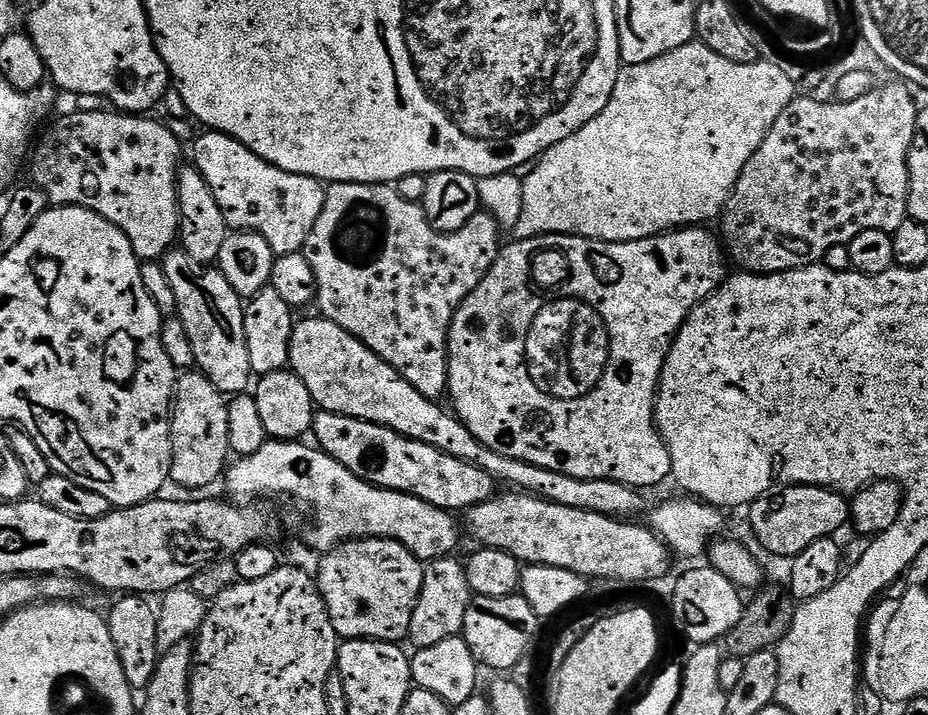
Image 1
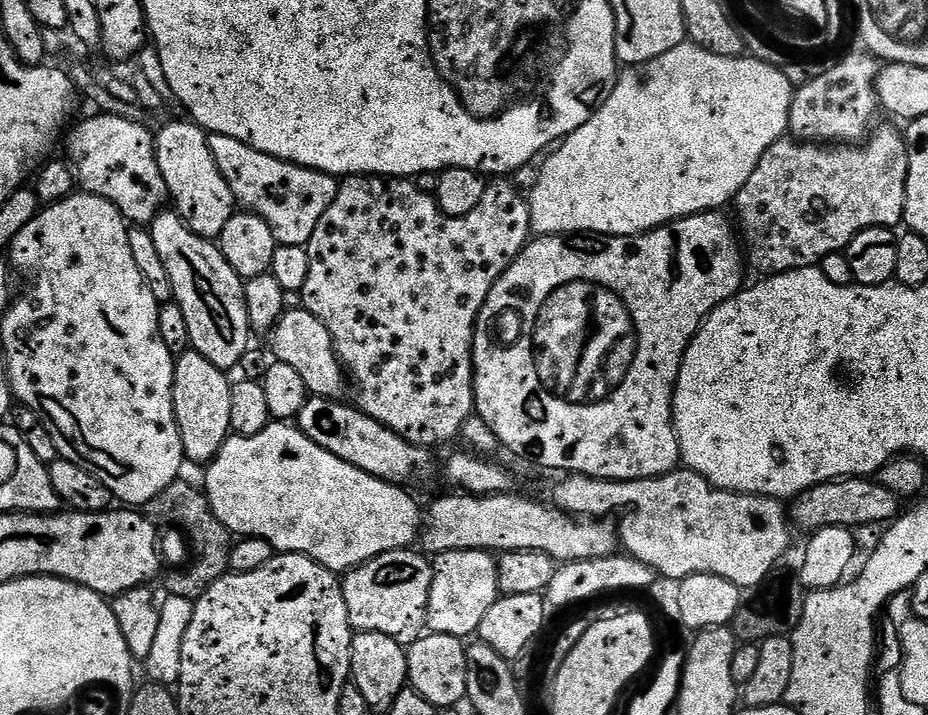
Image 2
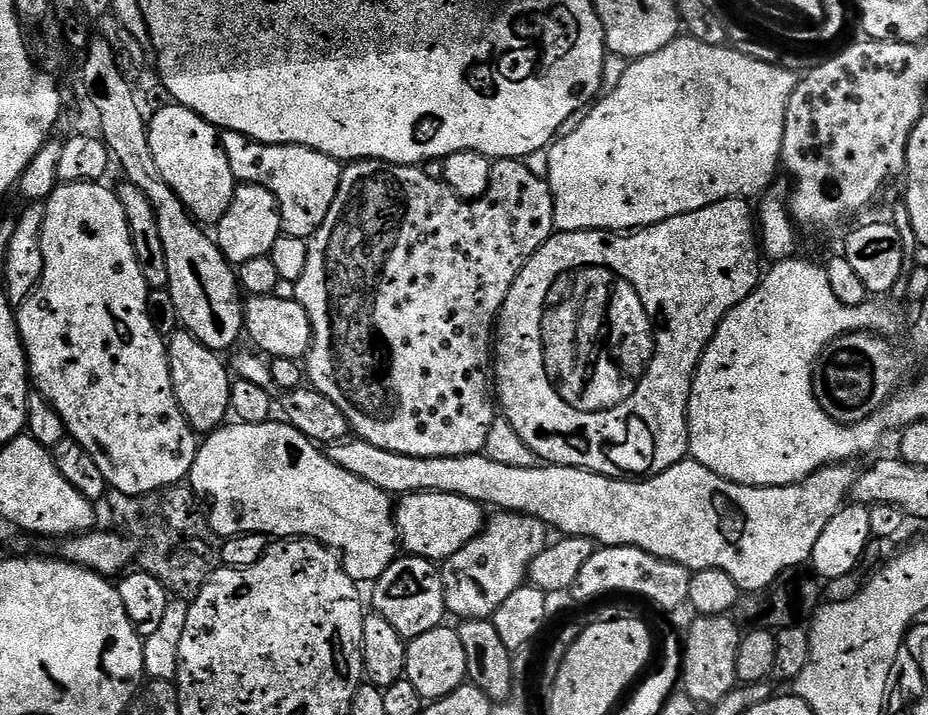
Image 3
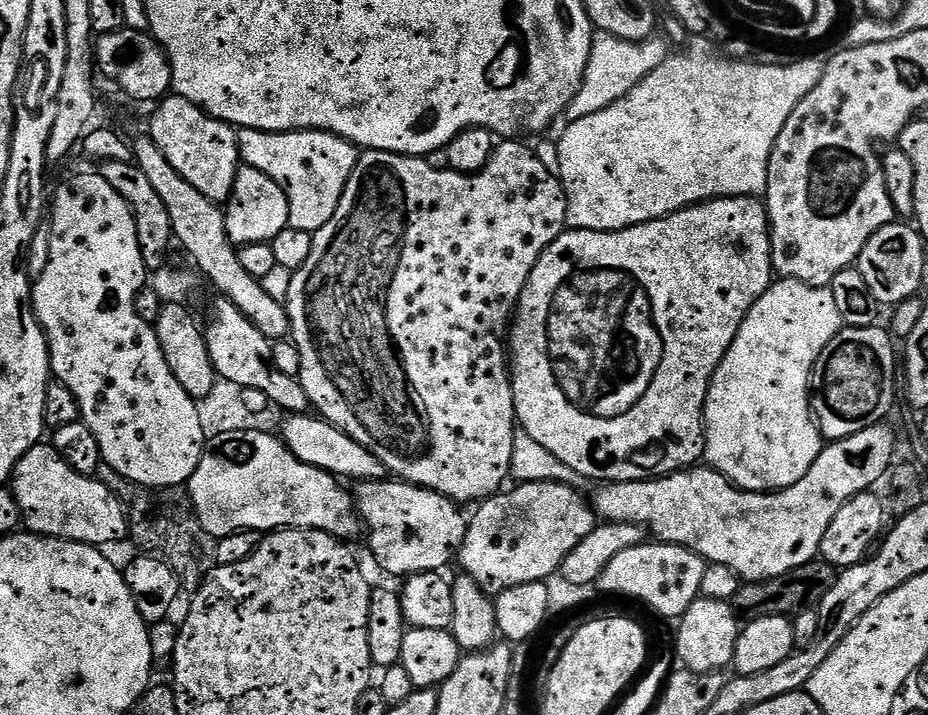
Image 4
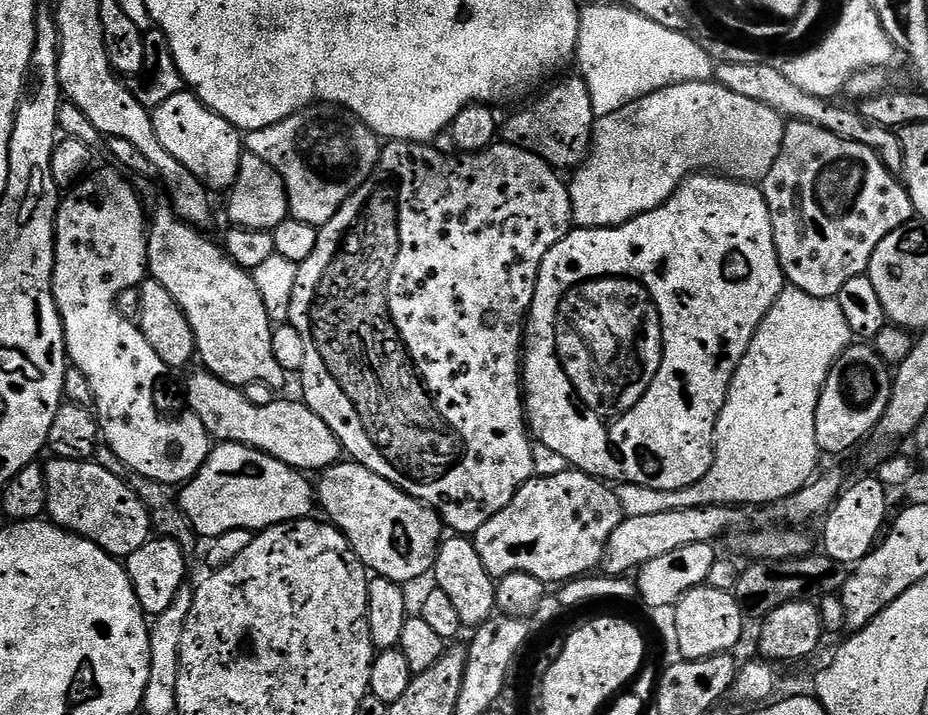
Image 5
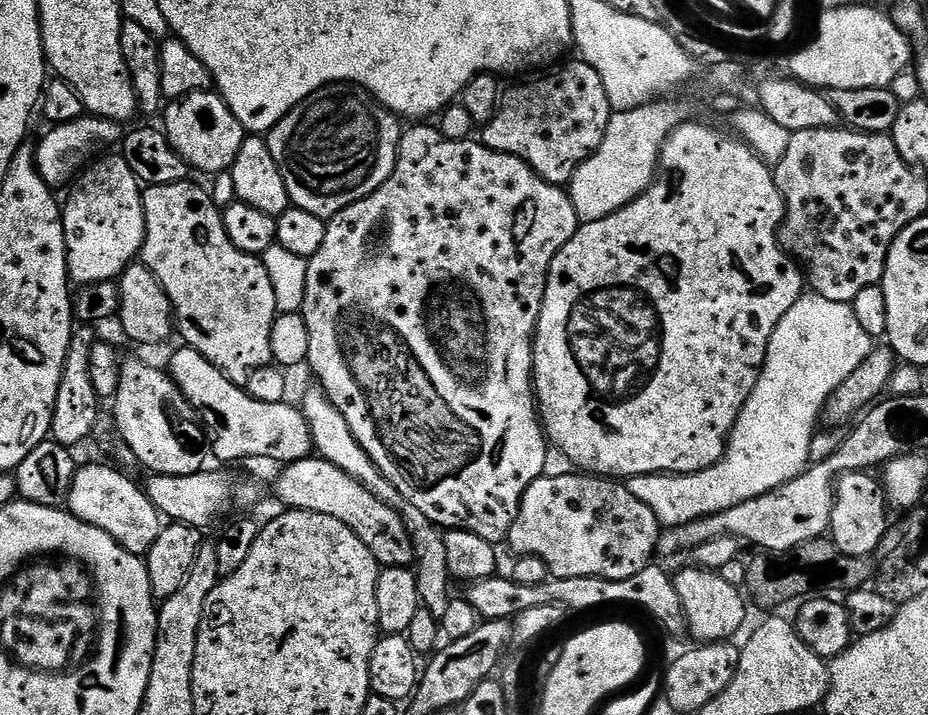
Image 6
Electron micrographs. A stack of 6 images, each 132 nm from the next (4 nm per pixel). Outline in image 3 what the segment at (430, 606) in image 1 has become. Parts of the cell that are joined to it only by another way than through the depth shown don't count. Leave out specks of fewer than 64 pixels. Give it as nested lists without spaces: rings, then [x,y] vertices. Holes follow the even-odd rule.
[[[500,512],[496,517],[489,519],[485,523],[483,530],[474,537],[458,554],[454,554],[450,559],[443,561],[440,568],[440,577],[444,583],[444,607],[449,613],[460,616],[461,621],[465,620],[486,620],[491,618],[514,594],[514,590],[525,587],[528,579],[528,567],[534,558],[549,543],[549,529],[540,520],[535,520],[533,516],[524,516],[520,512]]]

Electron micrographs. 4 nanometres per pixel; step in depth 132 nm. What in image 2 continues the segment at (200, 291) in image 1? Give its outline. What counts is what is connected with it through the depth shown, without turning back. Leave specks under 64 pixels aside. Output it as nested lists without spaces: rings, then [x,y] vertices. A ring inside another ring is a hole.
[[[161,210],[153,218],[150,231],[158,256],[166,266],[172,299],[182,306],[186,327],[190,329],[191,351],[202,354],[206,362],[231,370],[248,352],[248,315],[244,297],[245,281],[232,269],[213,241],[202,238],[186,226],[174,210]]]

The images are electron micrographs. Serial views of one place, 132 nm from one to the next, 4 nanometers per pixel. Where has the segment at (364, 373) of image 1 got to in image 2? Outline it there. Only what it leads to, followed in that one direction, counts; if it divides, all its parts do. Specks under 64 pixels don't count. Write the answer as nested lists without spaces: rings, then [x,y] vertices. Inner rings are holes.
[[[303,307],[294,309],[292,311],[285,311],[285,314],[275,328],[270,333],[272,339],[272,352],[279,363],[291,366],[295,372],[302,378],[302,382],[306,382],[309,393],[312,396],[327,396],[329,398],[343,397],[344,380],[346,384],[346,373],[343,364],[336,356],[336,351],[332,345],[330,338],[330,330],[326,330],[326,326],[318,318],[314,318],[314,314],[305,312]]]

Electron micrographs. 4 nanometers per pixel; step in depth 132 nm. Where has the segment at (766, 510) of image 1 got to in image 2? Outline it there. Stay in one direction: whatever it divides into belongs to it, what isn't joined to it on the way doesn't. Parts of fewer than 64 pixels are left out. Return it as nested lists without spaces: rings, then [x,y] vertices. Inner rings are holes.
[[[849,478],[832,480],[828,484],[816,484],[808,491],[801,492],[791,505],[790,520],[797,529],[805,528],[805,533],[811,534],[818,528],[830,526],[859,530],[867,524],[887,525],[901,515],[901,512],[900,497],[883,488],[875,479]]]

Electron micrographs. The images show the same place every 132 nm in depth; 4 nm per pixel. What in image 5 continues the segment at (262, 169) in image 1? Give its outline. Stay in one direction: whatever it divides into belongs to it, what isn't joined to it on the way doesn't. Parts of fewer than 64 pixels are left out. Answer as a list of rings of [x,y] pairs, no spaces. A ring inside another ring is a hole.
[[[313,104],[274,126],[247,133],[246,148],[270,162],[288,191],[293,220],[322,226],[370,178],[380,157],[381,137],[339,104]]]

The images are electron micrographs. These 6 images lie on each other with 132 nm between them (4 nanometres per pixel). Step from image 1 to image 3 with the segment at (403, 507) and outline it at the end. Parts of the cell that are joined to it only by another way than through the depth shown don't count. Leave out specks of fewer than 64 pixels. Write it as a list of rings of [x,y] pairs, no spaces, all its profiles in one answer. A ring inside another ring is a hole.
[[[228,422],[215,432],[207,433],[197,447],[190,487],[201,501],[204,499],[208,503],[206,519],[213,532],[220,538],[257,532],[269,538],[317,540],[340,557],[340,565],[352,580],[376,581],[398,555],[393,497],[378,490],[378,486],[370,486],[370,482],[350,474],[350,470],[342,470],[342,466],[330,459],[327,451],[308,440],[293,424],[276,423]]]

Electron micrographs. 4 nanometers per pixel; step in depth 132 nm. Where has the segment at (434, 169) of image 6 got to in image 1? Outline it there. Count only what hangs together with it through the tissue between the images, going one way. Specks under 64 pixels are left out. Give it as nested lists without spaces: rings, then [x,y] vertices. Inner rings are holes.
[[[336,182],[324,193],[322,214],[318,214],[318,222],[314,222],[314,230],[310,230],[302,251],[304,257],[310,262],[310,270],[314,270],[315,304],[319,315],[325,320],[342,326],[342,330],[346,330],[354,338],[361,340],[370,351],[378,354],[378,358],[382,358],[387,364],[394,366],[394,370],[398,370],[398,374],[402,374],[402,378],[406,378],[406,382],[410,382],[410,386],[414,386],[426,398],[439,401],[448,391],[448,331],[452,325],[452,319],[458,306],[474,291],[478,282],[482,282],[482,278],[486,278],[490,266],[494,266],[496,256],[502,247],[500,235],[502,235],[500,225],[485,210],[477,212],[474,218],[470,218],[470,222],[466,222],[466,226],[462,226],[462,230],[439,232],[434,230],[434,226],[430,226],[423,207],[414,202],[406,202],[406,198],[402,198],[402,194],[398,194],[391,183],[341,184]]]

